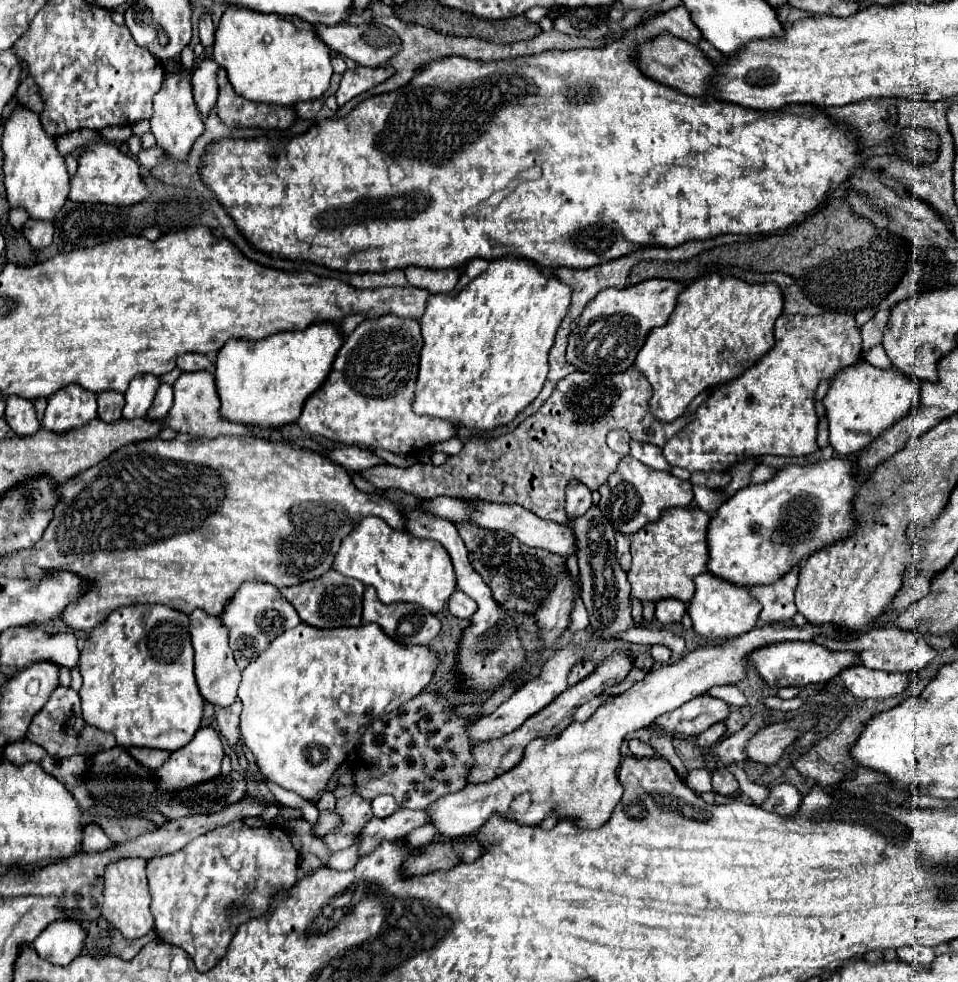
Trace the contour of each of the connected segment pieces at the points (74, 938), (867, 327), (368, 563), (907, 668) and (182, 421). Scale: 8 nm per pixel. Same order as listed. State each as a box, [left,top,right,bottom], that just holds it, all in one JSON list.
[[33,921,83,965],[861,309,889,353],[333,517,455,613],[813,627,935,673],[165,371,275,439]]

